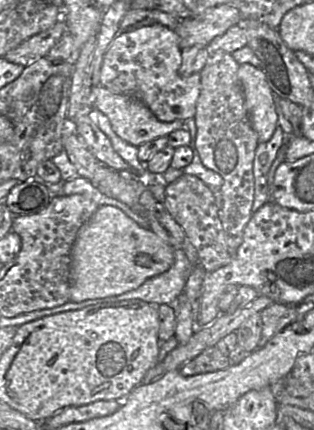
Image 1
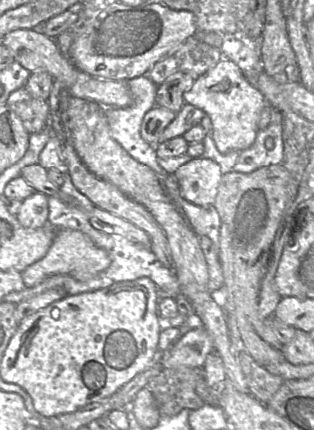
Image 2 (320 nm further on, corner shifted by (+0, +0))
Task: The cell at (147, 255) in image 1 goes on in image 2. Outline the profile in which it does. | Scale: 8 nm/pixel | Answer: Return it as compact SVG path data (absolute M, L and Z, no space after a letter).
M57 229L46 255L21 273L25 287L31 288L48 277L59 274L86 281L107 269L109 265L110 258L106 251L97 247L87 235L77 230Z

